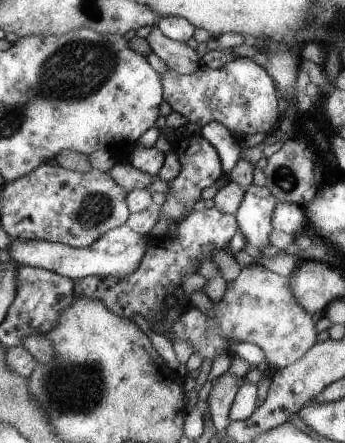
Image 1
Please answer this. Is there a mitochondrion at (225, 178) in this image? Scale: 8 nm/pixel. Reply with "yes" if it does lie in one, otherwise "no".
no

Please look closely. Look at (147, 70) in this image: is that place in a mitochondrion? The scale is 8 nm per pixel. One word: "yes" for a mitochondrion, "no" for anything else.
no

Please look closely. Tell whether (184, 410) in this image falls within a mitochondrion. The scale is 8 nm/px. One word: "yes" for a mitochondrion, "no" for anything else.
no

